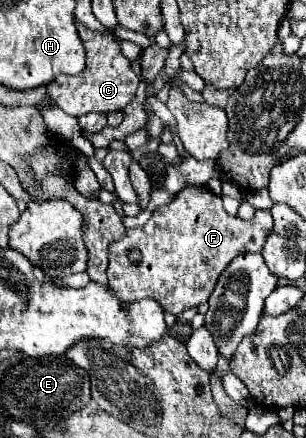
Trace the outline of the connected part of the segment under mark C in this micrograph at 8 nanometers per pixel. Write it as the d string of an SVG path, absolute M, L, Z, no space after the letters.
M76 21L78 35L86 49L86 69L76 75L58 75L48 85L48 95L56 99L56 105L66 111L68 115L86 115L86 113L102 113L102 111L122 111L134 97L134 91L138 87L138 77L130 69L130 61L120 53L118 43L114 43L110 37L104 37L96 31L90 31L80 21Z

